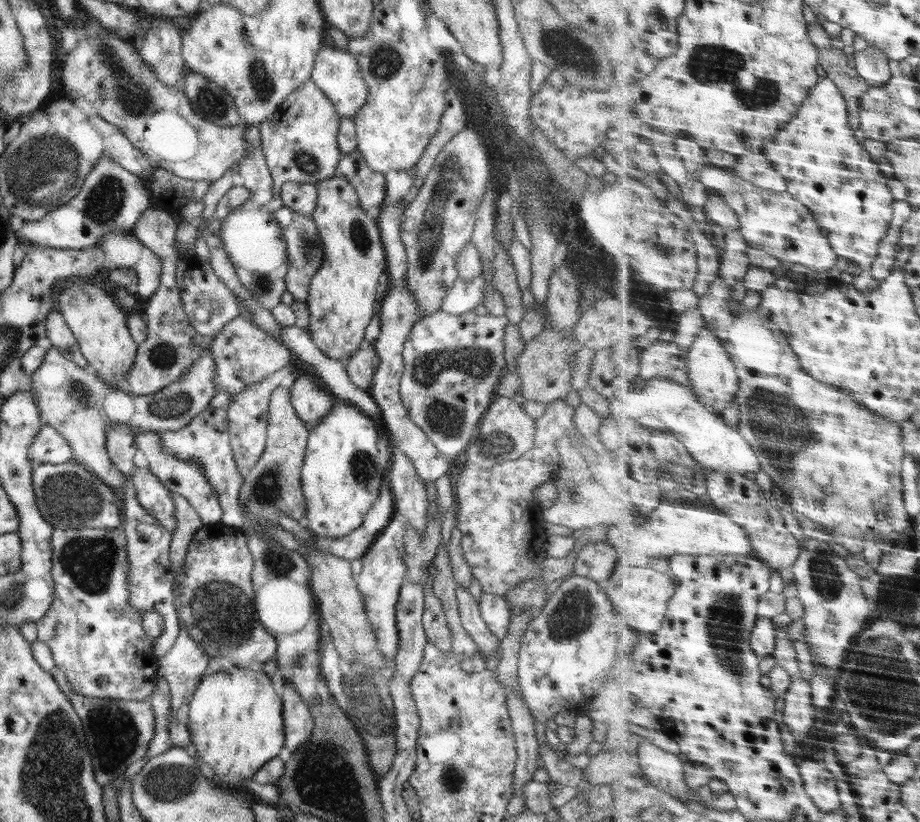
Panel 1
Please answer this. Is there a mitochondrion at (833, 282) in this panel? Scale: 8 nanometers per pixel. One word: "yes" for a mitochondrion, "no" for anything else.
no

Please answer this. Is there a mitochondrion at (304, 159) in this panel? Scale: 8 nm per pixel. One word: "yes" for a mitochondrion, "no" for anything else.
yes

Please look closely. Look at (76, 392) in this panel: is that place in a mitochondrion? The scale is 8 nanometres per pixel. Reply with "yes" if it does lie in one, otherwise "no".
yes

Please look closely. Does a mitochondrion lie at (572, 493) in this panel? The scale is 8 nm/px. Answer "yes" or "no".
yes

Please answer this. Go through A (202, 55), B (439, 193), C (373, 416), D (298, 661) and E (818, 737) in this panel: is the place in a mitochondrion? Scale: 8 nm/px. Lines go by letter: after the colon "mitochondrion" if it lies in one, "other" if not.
A: other
B: mitochondrion
C: other
D: mitochondrion
E: other

